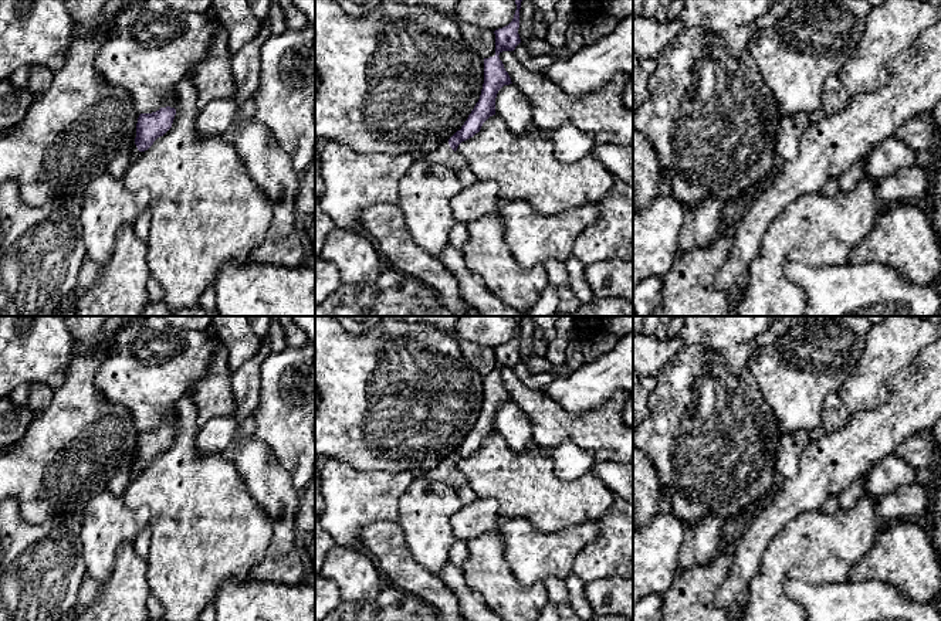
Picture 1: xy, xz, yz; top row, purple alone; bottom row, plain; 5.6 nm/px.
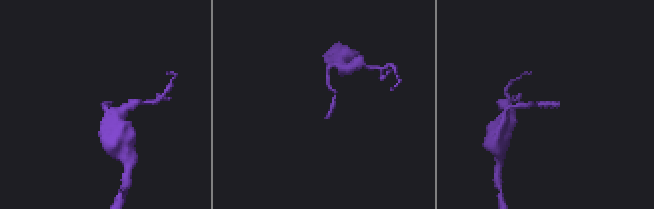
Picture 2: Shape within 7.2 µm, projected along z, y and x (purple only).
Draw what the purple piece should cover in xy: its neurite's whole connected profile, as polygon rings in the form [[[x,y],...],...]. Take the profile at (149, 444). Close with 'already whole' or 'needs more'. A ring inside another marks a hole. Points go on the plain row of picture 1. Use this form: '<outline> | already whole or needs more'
[[[166,414],[159,428],[152,431],[141,431],[136,441],[135,462],[139,469],[148,468],[153,459],[163,454],[173,441],[176,427],[173,415]]] | needs more

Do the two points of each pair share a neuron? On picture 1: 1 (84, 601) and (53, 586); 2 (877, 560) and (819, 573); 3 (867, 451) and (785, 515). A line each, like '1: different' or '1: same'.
1: different
2: different
3: same

